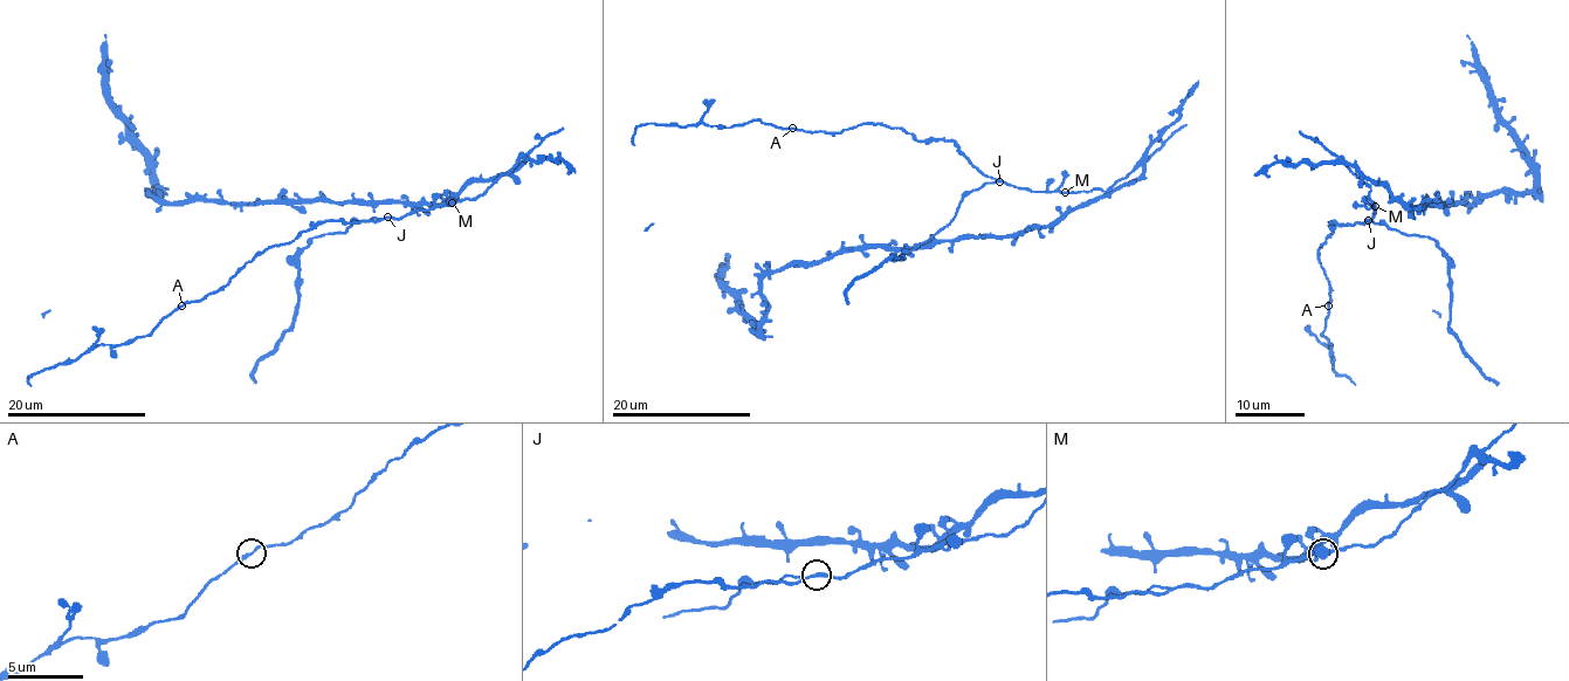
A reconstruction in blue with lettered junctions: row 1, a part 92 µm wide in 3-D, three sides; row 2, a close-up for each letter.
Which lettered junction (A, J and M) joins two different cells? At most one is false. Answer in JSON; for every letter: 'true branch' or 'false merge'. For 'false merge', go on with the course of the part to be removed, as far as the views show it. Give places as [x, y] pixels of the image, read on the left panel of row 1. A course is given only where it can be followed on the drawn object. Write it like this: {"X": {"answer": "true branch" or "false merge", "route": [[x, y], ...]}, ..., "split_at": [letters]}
{"A": {"answer": "true branch"}, "J": {"answer": "false merge"}, "M": {"answer": "true branch"}, "split_at": ["J"]}

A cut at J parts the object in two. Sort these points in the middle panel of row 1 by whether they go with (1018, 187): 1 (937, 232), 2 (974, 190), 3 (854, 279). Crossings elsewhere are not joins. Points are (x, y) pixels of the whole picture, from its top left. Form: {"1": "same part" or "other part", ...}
{"1": "other part", "2": "other part", "3": "other part"}

